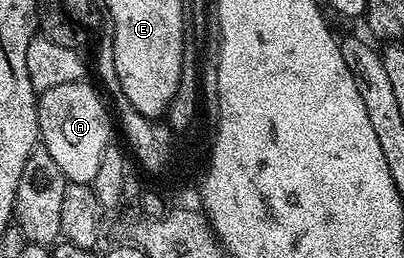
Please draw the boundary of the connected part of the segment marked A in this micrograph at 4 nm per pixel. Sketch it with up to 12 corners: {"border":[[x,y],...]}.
{"border":[[81,79],[36,102],[42,147],[65,182],[91,185],[113,140]]}

